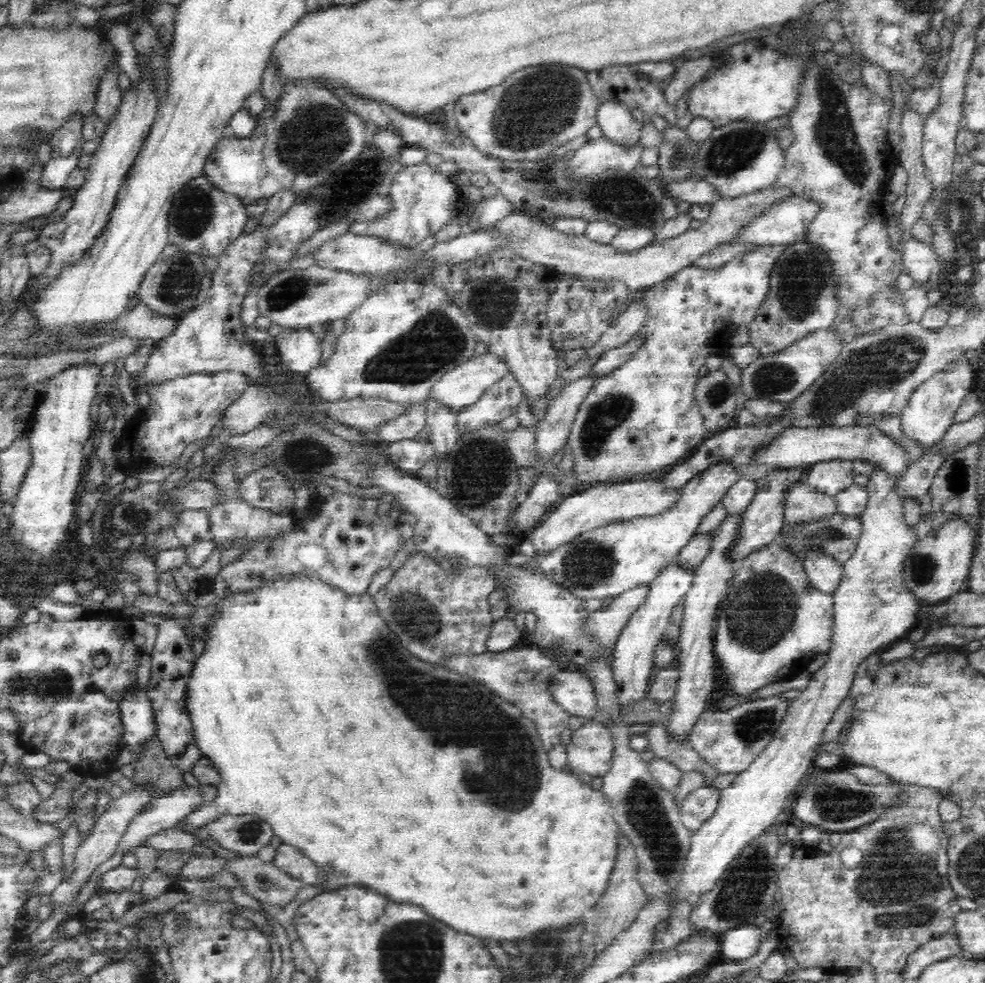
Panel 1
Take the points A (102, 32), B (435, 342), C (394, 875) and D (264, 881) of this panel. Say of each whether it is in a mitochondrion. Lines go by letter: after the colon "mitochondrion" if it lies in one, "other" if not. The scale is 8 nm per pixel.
A: other
B: mitochondrion
C: other
D: mitochondrion

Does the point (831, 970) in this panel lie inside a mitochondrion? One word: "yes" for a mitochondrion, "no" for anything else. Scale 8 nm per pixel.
no

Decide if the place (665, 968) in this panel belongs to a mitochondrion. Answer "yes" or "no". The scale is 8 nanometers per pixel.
no

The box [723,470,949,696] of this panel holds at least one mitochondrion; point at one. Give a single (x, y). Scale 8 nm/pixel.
(767, 614)

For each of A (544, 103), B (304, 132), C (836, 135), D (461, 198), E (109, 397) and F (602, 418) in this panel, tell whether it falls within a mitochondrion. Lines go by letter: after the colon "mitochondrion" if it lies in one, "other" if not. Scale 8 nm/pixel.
A: mitochondrion
B: mitochondrion
C: mitochondrion
D: other
E: other
F: mitochondrion

